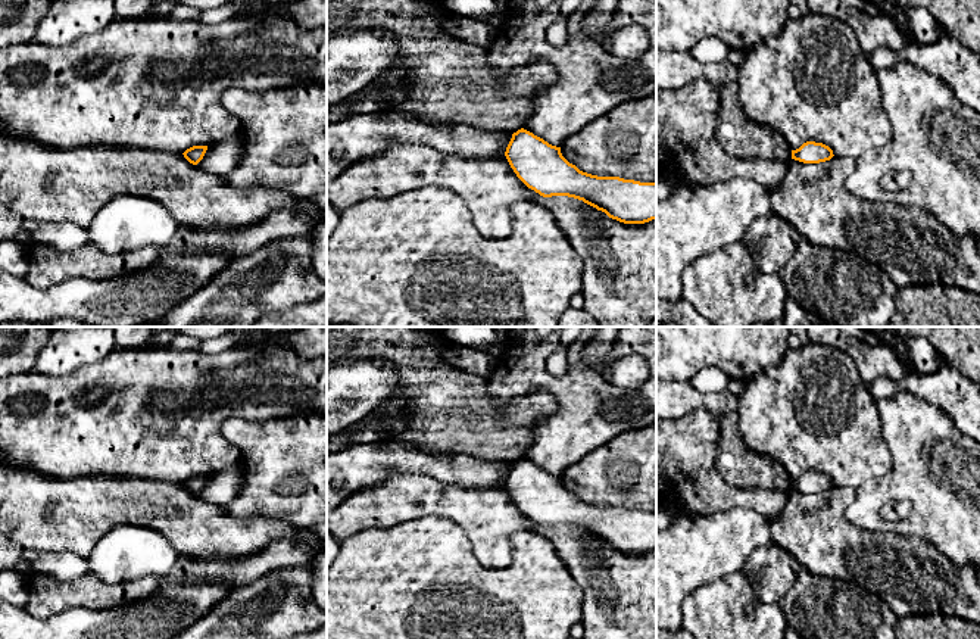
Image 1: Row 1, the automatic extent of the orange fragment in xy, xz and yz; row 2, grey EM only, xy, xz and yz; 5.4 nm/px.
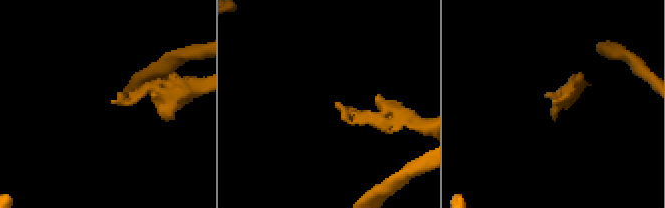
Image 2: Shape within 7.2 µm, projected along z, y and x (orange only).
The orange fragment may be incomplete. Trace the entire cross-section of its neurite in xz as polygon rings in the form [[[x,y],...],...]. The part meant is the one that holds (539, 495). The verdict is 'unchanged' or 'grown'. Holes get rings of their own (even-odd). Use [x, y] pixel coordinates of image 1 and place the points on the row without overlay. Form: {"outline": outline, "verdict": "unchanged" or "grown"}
{"outline": [[[524,458],[512,464],[505,486],[516,506],[543,527],[574,527],[624,554],[645,554],[656,549],[656,512],[583,502],[562,486],[561,477],[549,474]]], "verdict": "unchanged"}

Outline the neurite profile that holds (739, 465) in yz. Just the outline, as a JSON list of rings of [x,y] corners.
[[[739,414],[720,415],[721,437],[717,452],[717,468],[722,479],[742,489],[792,489],[792,480],[784,467],[749,449],[739,430]]]

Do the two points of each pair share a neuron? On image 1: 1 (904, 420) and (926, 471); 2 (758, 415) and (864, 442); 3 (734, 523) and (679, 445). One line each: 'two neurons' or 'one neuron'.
1: one neuron
2: one neuron
3: two neurons

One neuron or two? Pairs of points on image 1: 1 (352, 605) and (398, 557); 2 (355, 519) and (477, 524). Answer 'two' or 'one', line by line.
1: one
2: one

